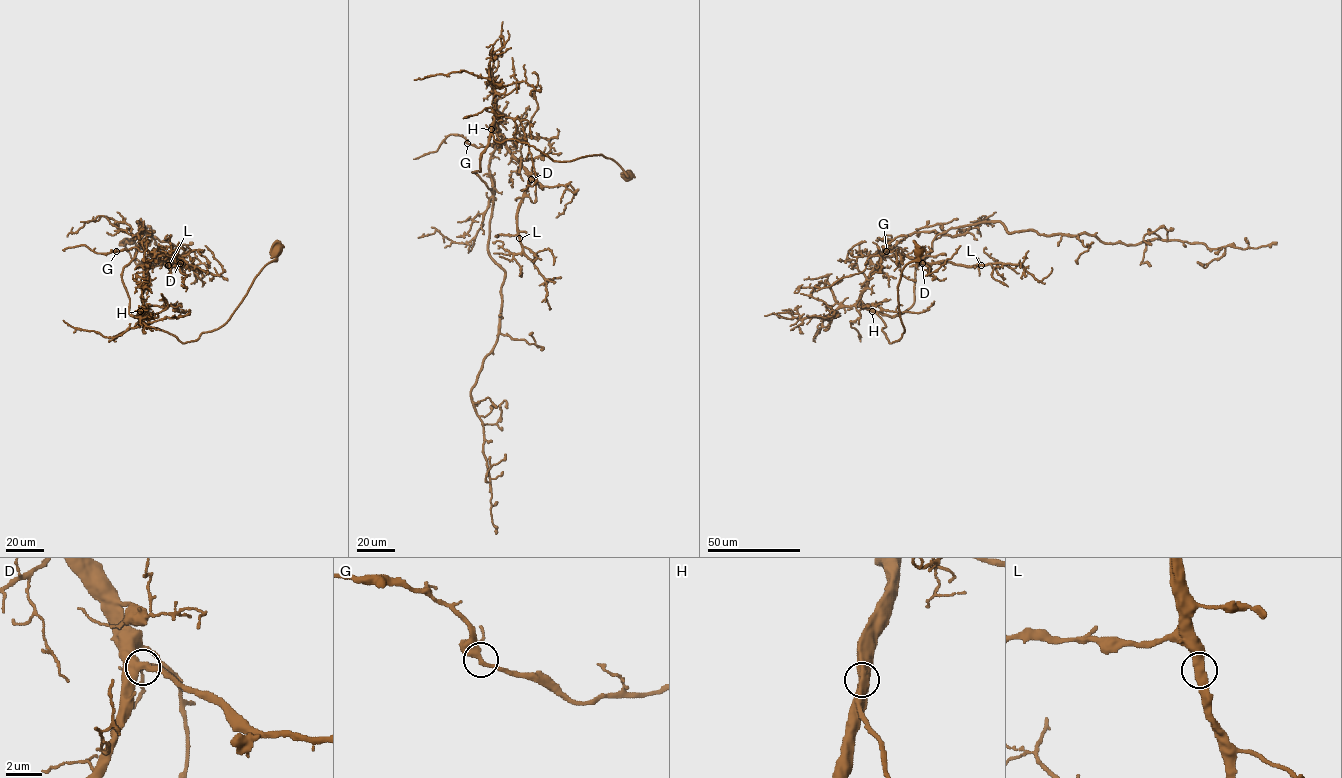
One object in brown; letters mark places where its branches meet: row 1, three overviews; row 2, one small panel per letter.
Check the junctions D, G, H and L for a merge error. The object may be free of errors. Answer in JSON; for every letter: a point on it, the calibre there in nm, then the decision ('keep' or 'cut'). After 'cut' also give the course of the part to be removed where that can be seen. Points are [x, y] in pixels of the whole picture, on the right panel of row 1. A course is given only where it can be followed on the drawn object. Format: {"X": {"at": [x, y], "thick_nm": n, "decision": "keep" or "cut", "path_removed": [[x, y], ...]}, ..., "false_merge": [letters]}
{"D": {"at": [922, 263], "thick_nm": 440, "decision": "keep"}, "G": {"at": [886, 251], "thick_nm": 360, "decision": "keep"}, "H": {"at": [872, 311], "thick_nm": 600, "decision": "keep"}, "L": {"at": [981, 265], "thick_nm": 500, "decision": "keep"}, "false_merge": []}

